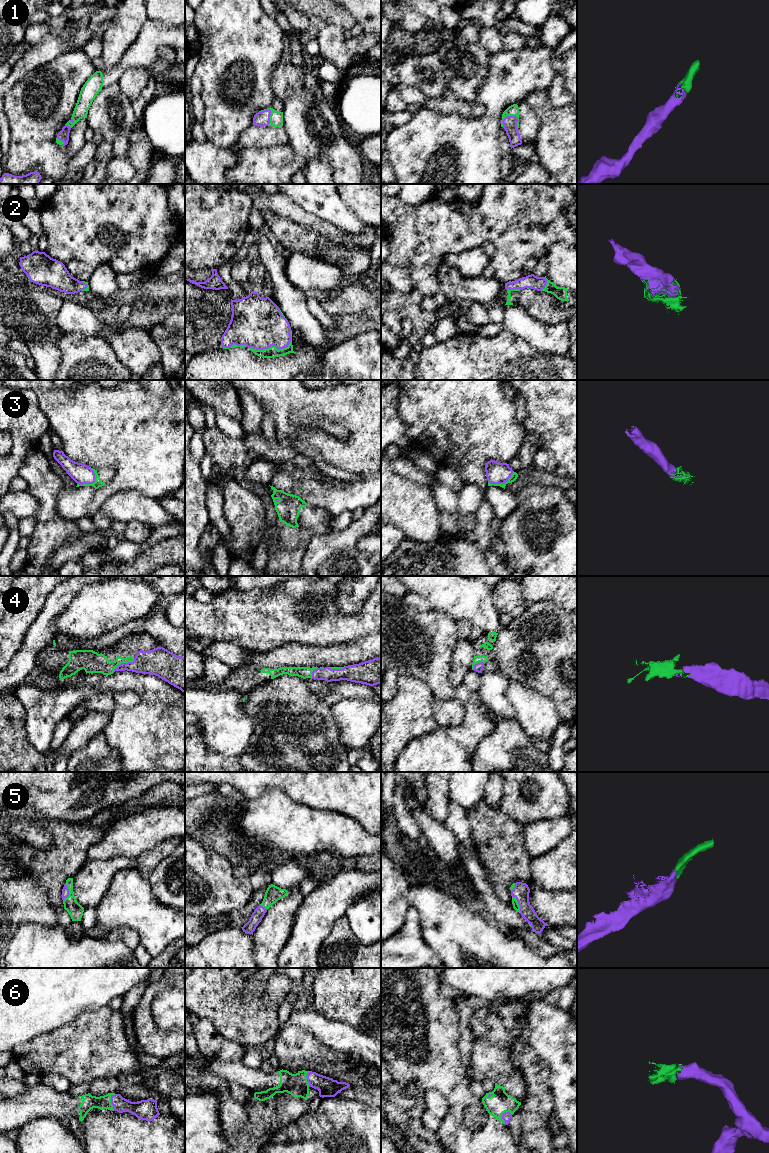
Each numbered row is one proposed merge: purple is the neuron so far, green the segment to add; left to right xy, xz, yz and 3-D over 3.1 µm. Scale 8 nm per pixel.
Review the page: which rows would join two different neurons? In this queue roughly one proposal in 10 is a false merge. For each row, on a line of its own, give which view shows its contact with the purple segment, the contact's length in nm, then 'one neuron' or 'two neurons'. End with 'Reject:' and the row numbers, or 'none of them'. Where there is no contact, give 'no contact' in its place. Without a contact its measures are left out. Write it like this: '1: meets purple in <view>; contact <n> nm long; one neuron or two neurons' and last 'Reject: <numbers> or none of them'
1: meets purple in xz; contact 140 nm long; one neuron
2: meets purple in xz; contact 360 nm long; one neuron
3: meets purple in xy; contact 180 nm long; one neuron
4: meets purple in xy; contact 200 nm long; one neuron
5: meets purple in xy; contact 150 nm long; one neuron
6: meets purple in yz; contact 110 nm long; one neuron
Reject: none of them

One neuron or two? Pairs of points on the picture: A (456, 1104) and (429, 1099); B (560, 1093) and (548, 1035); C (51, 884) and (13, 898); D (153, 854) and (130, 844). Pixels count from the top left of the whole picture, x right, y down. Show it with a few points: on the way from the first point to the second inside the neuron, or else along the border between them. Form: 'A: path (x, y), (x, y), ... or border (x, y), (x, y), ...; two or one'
A: border (428, 1088), (447, 1101), (442, 1120); two
B: path (560, 1079), (560, 1049); one
C: border (24, 874), (30, 874), (38, 880), (54, 908); two
D: border (166, 838), (136, 857); two

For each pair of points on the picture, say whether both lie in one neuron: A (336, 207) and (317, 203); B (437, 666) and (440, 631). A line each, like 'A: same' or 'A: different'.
A: same
B: same

